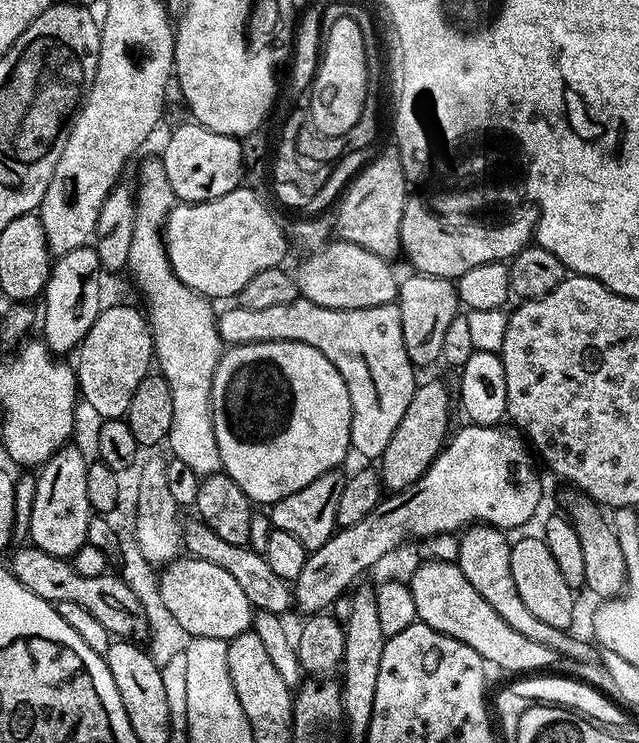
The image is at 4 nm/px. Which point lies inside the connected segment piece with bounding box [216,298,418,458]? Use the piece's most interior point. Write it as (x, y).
(365, 345)

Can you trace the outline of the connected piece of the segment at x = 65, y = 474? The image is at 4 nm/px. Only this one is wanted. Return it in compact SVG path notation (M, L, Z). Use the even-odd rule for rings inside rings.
M72 447L59 448L39 469L28 536L29 541L35 547L46 550L46 554L65 558L75 557L78 549L88 543L88 523L94 515L90 497L86 494L89 461Z

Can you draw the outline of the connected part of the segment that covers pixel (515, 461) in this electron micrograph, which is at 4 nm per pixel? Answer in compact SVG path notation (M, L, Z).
M469 423L467 427L460 428L457 432L455 429L451 433L450 439L422 474L422 478L418 478L418 482L381 499L377 508L366 514L362 522L354 522L354 526L349 528L340 528L333 532L322 547L308 552L308 561L302 566L302 574L298 574L294 581L294 604L297 609L300 607L304 614L320 614L331 609L328 607L344 591L347 593L367 568L368 571L375 569L380 557L403 545L405 541L416 542L440 533L456 534L469 524L493 524L496 528L513 530L512 528L522 527L539 510L540 476L532 465L534 456L525 437L512 426L504 428L505 426Z

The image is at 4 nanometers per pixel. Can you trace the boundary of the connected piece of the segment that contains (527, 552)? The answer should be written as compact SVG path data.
M524 536L521 540L513 539L510 550L510 571L514 574L514 586L518 586L518 594L522 603L530 609L534 618L546 622L546 626L571 629L572 619L576 616L577 593L562 578L562 570L558 570L558 562L550 555L550 546L539 536Z

